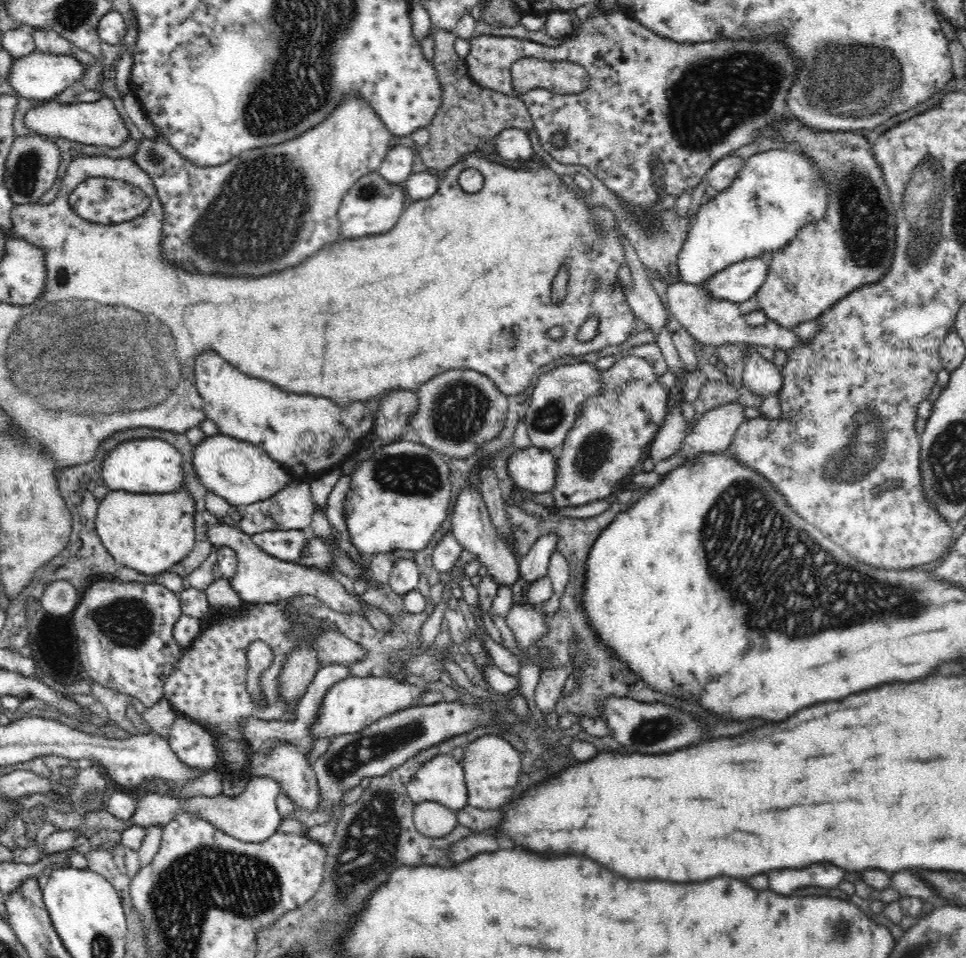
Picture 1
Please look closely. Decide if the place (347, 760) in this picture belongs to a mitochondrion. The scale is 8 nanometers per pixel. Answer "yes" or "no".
yes

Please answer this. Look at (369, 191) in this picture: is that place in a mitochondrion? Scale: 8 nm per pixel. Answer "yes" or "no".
yes

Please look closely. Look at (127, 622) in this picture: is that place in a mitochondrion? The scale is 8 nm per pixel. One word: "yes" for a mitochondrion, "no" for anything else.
yes

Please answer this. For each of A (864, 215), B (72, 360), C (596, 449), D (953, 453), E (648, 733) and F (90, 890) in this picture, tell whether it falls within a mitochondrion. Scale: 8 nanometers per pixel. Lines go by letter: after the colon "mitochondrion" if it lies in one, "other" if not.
A: mitochondrion
B: mitochondrion
C: mitochondrion
D: mitochondrion
E: mitochondrion
F: other

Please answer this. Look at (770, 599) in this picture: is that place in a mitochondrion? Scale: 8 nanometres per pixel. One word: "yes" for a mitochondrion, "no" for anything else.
yes

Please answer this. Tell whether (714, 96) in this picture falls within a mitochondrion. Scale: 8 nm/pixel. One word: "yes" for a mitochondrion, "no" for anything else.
yes

